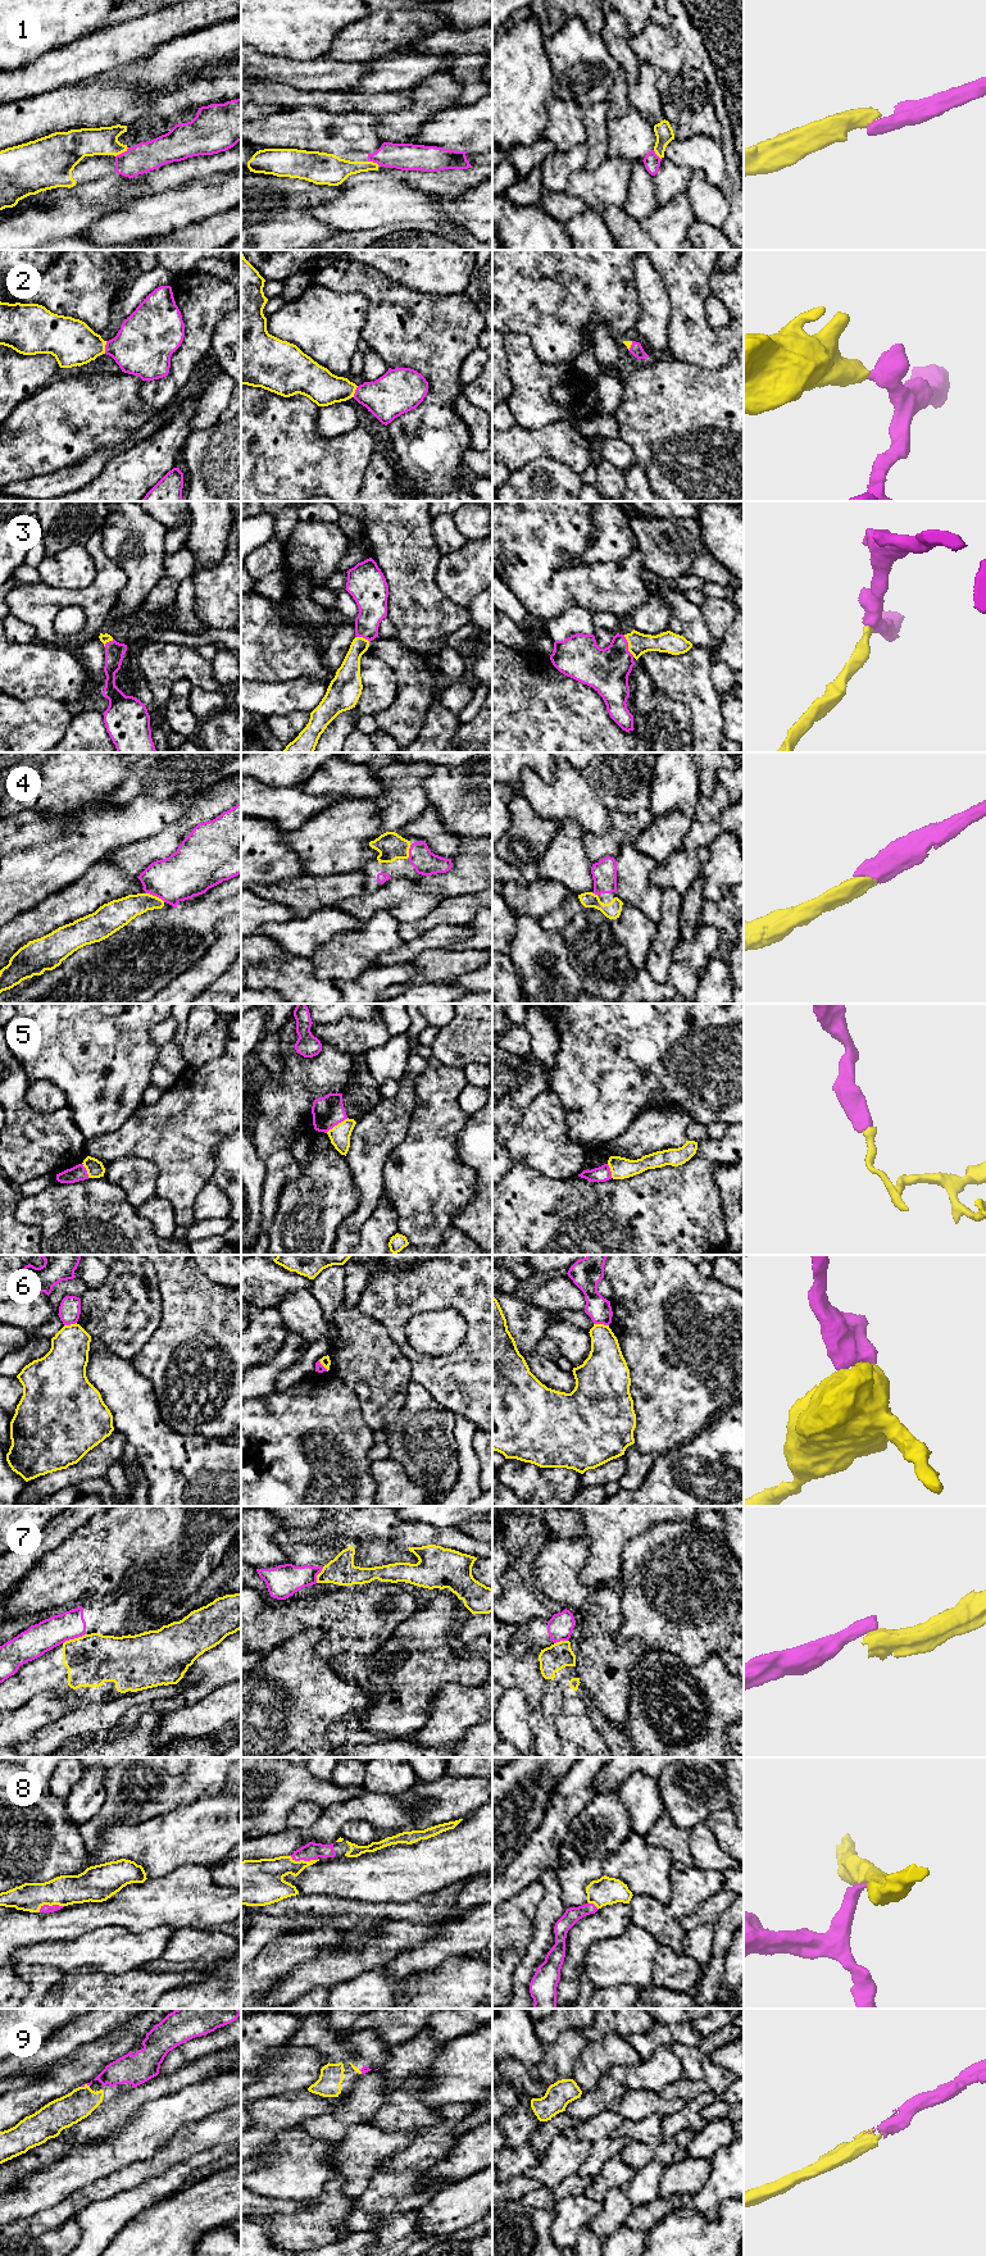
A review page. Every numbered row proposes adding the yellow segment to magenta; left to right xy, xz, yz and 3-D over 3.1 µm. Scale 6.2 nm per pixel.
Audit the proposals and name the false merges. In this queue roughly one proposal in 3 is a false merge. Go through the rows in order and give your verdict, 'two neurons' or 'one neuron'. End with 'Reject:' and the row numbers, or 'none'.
1: one neuron
2: one neuron
3: one neuron
4: one neuron
5: two neurons
6: two neurons
7: two neurons
8: one neuron
9: one neuron
Reject: 5, 6, 7

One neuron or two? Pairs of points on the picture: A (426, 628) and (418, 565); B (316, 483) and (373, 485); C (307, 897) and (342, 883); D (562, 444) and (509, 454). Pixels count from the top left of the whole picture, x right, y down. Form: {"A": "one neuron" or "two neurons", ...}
{"A": "one neuron", "B": "two neurons", "C": "one neuron", "D": "one neuron"}

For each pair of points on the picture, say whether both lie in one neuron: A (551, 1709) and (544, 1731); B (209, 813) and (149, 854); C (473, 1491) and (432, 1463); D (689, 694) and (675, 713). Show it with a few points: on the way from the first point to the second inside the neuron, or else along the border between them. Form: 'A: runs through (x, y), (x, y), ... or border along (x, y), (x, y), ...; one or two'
A: runs through (548, 1714), (544, 1725); one
B: runs through (194, 821), (164, 844); one
C: border along (457, 1450), (459, 1477), (446, 1492); two
D: border along (655, 688), (667, 692), (689, 709), (690, 732); two

